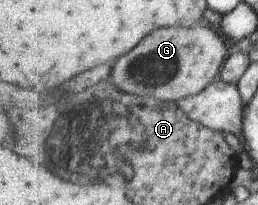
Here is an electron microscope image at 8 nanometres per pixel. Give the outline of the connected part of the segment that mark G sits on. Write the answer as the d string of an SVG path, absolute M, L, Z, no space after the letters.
M176 26L157 29L144 38L130 53L114 61L109 78L122 92L151 97L163 102L175 102L198 95L219 79L220 67L229 57L229 47L208 27Z

